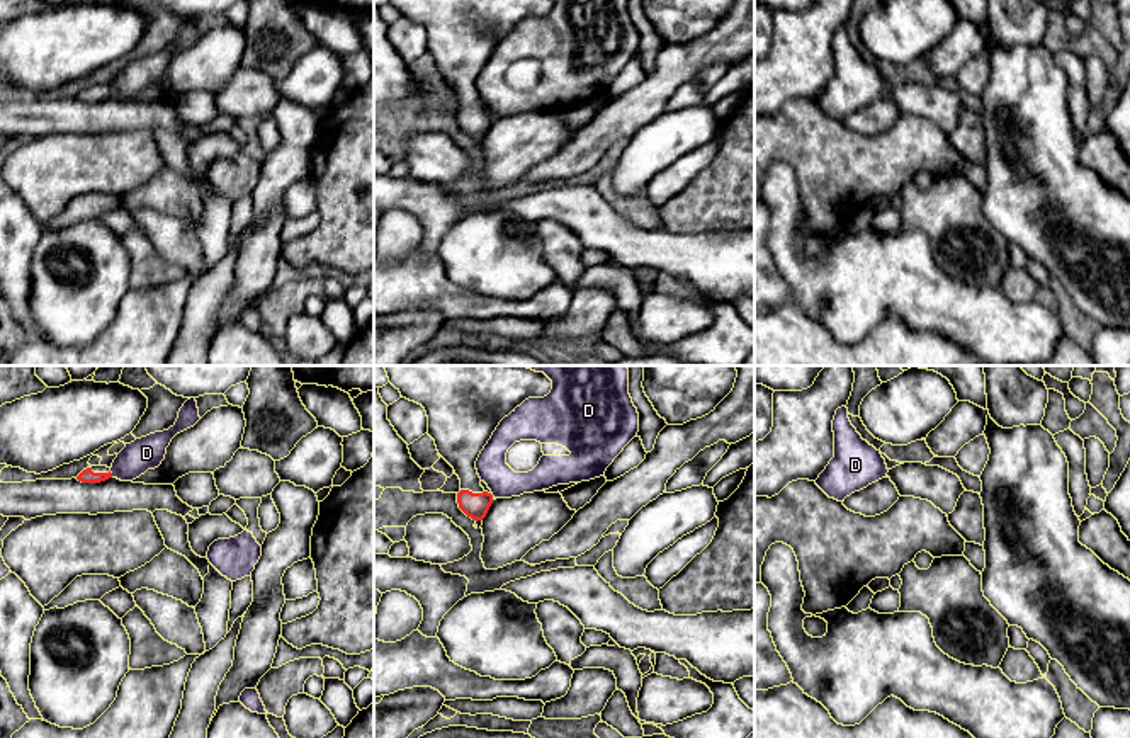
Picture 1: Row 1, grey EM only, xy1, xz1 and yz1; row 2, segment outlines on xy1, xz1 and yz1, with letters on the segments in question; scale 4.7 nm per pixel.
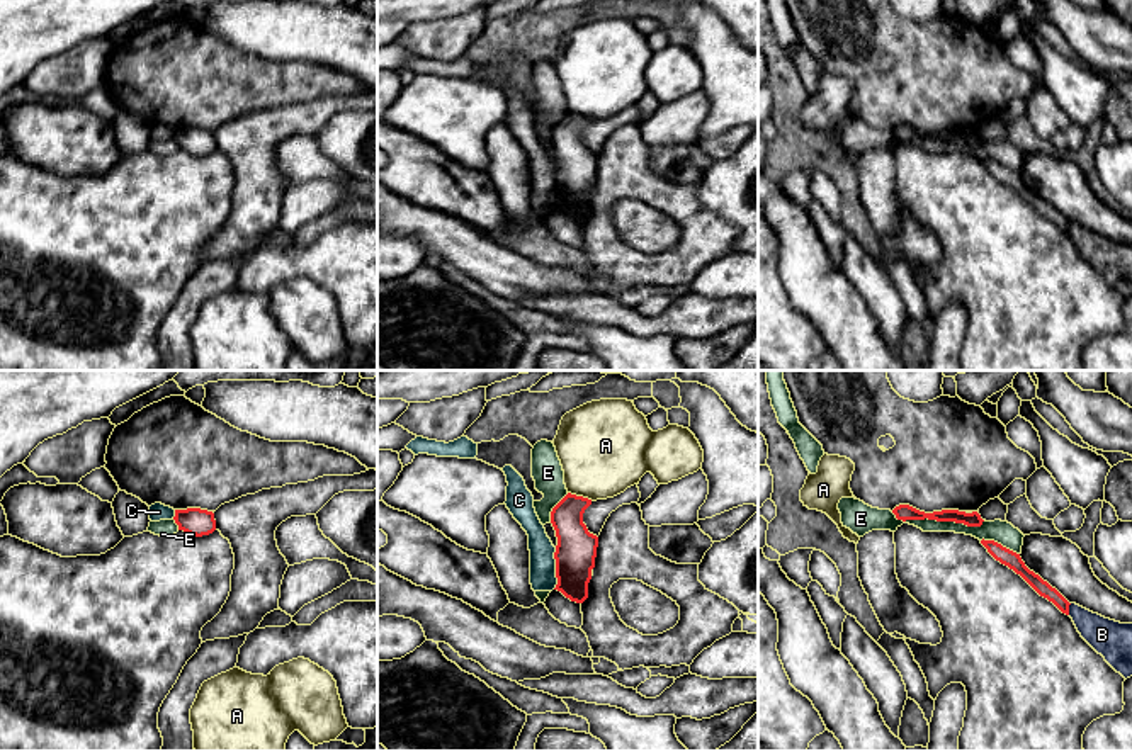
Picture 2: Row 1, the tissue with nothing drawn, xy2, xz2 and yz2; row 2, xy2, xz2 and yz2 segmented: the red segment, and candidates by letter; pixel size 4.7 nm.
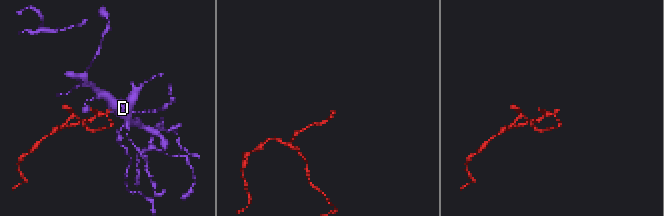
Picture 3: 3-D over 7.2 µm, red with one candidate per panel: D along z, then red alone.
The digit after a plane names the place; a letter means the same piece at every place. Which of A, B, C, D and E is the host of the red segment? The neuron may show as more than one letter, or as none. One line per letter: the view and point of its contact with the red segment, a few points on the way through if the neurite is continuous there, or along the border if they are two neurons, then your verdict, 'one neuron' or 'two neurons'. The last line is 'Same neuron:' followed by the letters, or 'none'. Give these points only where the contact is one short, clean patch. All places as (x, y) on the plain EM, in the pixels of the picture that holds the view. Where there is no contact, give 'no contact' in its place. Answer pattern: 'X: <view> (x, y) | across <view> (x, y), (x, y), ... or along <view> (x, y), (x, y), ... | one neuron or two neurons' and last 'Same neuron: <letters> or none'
A: xz2 (580, 116) | two neurons
B: yz2 (1068, 228) | two neurons
C: xz2 (556, 187) | along xz2 (556, 167), (556, 204), (553, 208) | two neurons
D: xy1 (111, 94) | along xy1 (109, 90), (112, 96) | two neurons
E: yz2 (939, 140) | two neurons
Same neuron: none

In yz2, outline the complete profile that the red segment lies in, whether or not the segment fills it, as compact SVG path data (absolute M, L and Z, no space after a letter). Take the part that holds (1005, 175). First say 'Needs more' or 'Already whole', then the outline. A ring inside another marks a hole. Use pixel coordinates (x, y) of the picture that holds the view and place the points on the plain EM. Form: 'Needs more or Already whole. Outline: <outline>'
Already whole. Outline: M981 160L981 163L988 168L988 172L999 180L1001 184L1013 189L1020 194L1040 216L1052 221L1062 233L1069 234L1069 221L1047 200L1044 200L1039 194L1030 190L1025 182L1022 180L1020 173L1003 167L994 160Z

